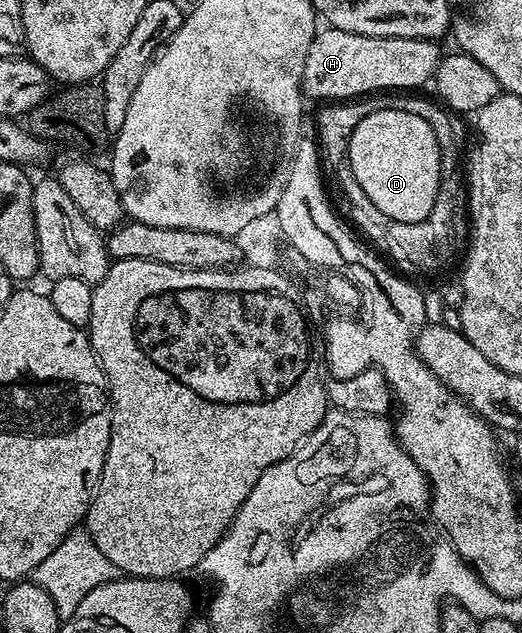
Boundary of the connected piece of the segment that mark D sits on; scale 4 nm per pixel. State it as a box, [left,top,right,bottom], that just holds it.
[346,109,440,222]

